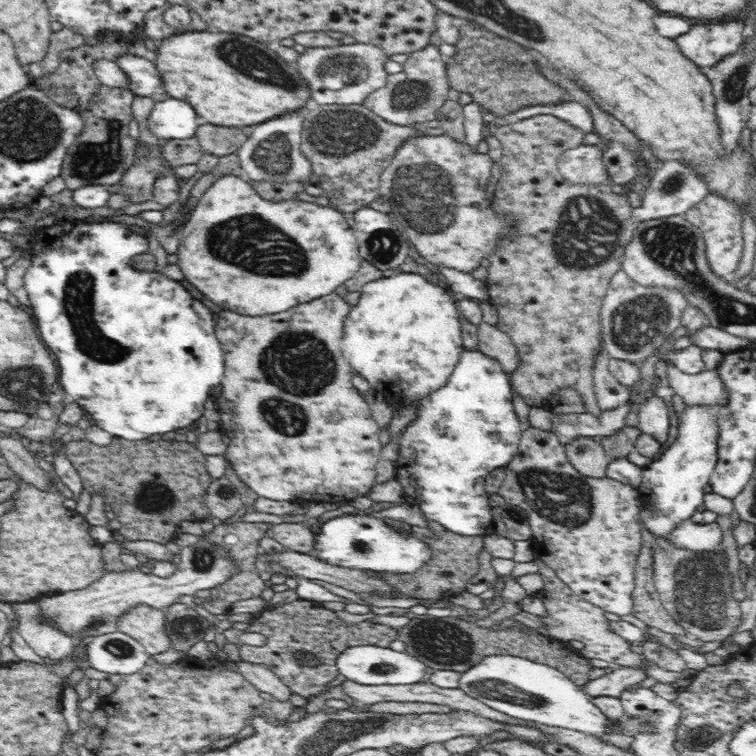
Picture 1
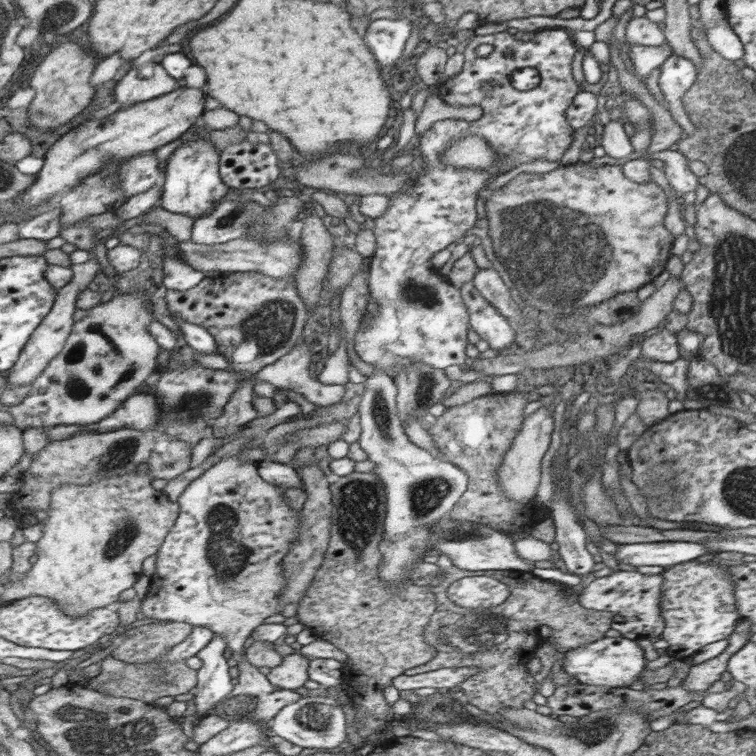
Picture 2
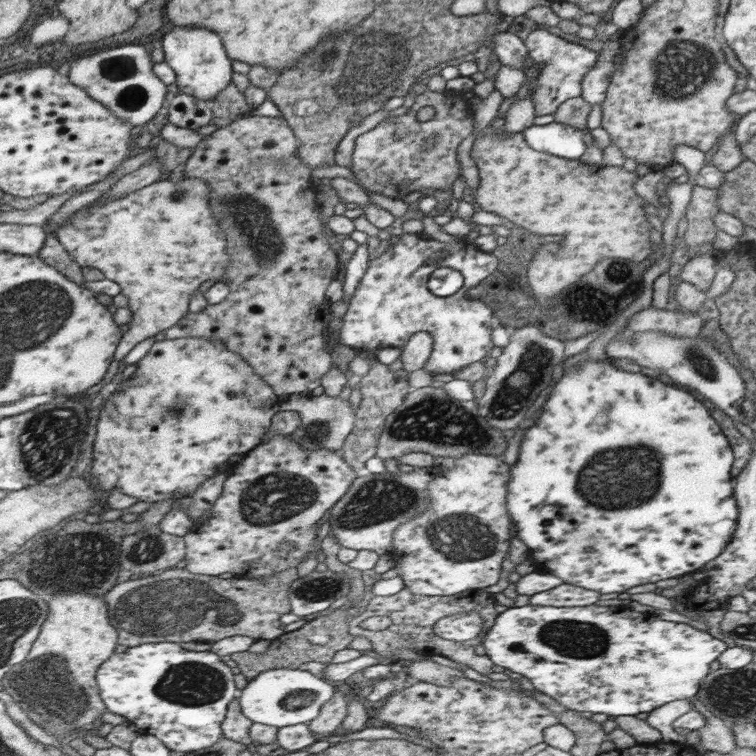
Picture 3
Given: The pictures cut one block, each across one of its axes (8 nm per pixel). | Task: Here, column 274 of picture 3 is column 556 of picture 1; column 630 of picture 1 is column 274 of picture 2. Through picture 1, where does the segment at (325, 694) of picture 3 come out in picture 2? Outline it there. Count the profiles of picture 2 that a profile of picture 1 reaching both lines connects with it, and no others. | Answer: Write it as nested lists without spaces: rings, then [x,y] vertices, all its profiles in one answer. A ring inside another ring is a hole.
[[[307,697],[284,706],[269,725],[272,735],[300,746],[304,751],[329,752],[346,743],[346,716],[333,697]]]

